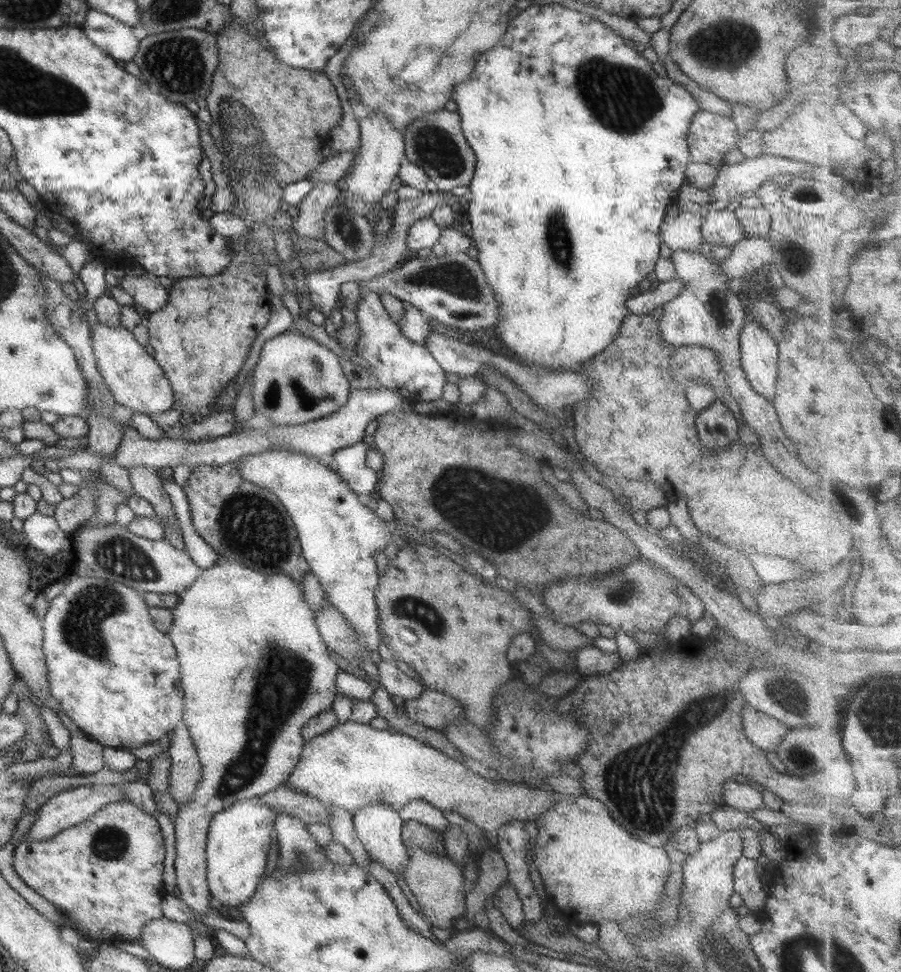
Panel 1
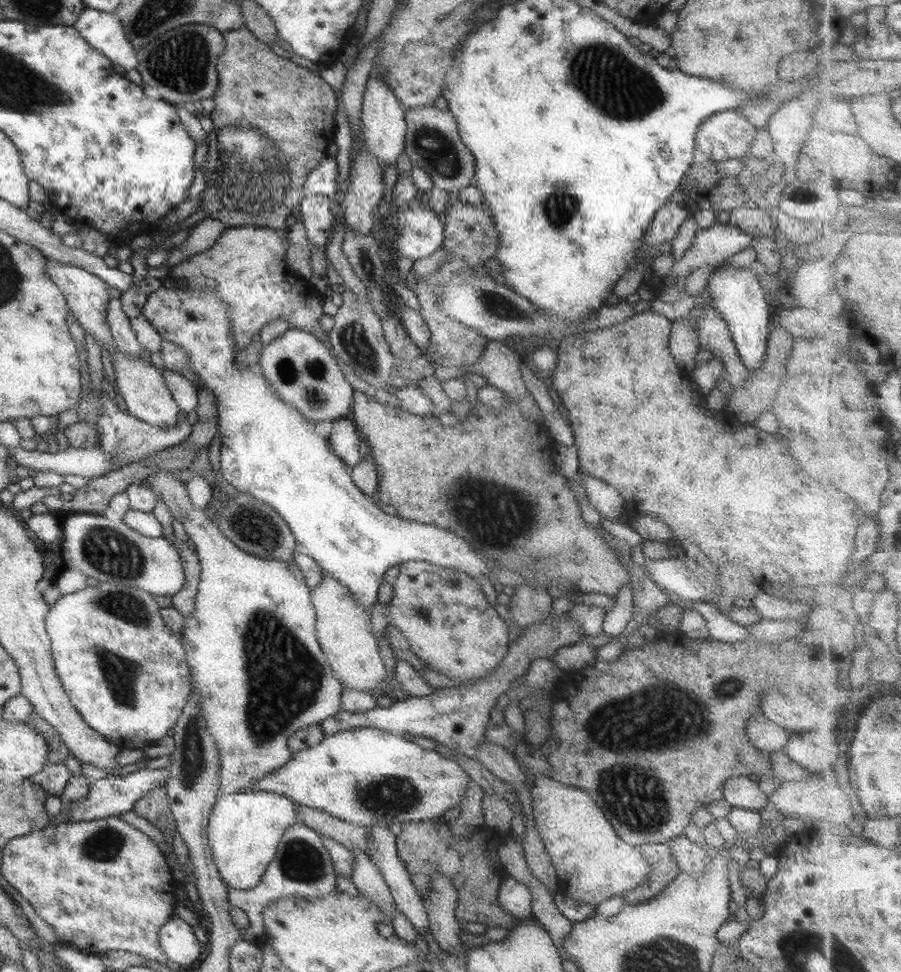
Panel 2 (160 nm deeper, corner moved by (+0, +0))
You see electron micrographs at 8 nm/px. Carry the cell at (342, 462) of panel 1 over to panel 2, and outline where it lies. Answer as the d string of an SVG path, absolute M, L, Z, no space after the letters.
M339 417L332 420L332 427L327 437L332 453L351 466L359 462L360 438L355 434L356 429L349 417Z

